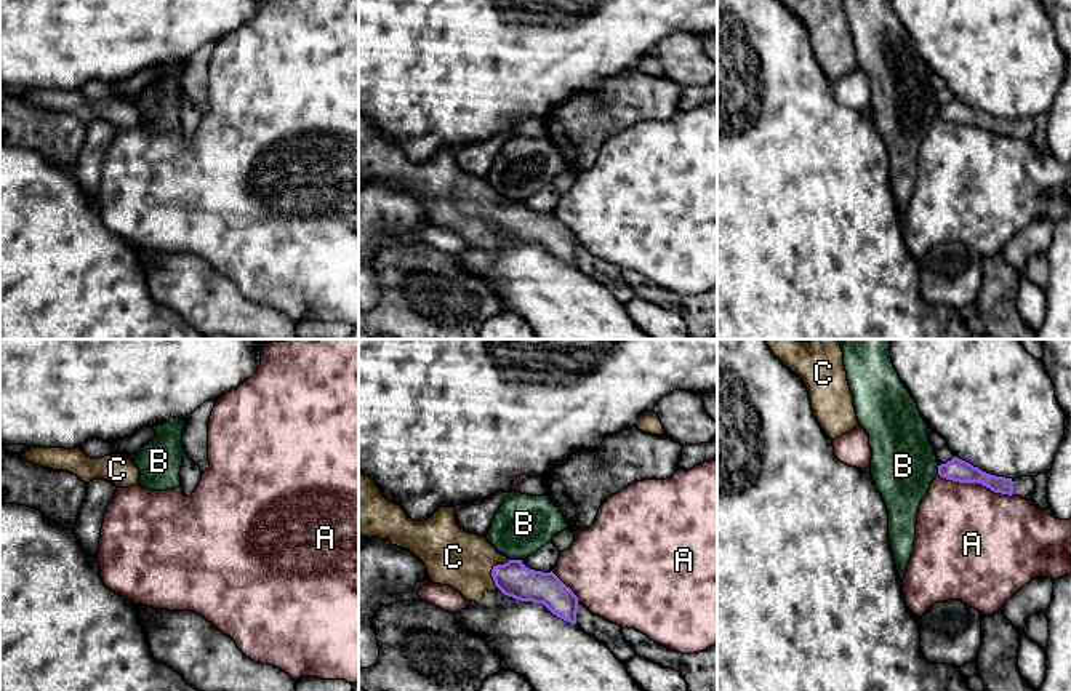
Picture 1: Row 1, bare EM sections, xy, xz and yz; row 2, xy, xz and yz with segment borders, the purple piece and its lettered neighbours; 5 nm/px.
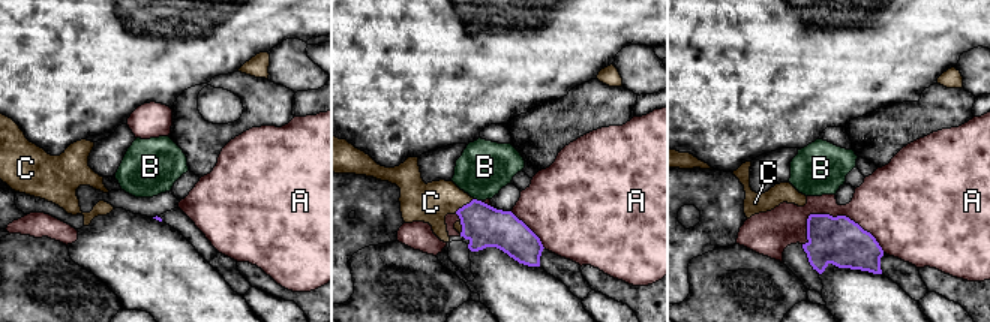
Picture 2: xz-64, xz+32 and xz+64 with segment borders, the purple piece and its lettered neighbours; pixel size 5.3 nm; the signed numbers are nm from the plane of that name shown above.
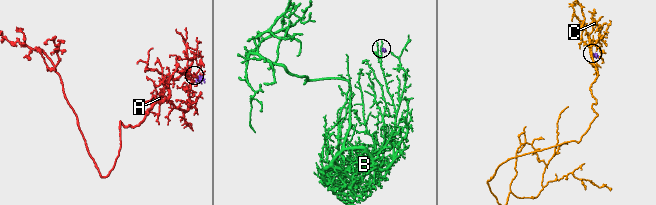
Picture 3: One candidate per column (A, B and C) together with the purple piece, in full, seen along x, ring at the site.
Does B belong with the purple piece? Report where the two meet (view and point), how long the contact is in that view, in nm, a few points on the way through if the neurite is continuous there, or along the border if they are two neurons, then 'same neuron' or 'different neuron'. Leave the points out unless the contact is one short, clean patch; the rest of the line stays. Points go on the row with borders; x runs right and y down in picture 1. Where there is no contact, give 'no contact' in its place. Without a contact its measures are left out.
meets purple in xz at (516, 560); contact 60 nm long; border along xz (511, 559), (521, 560); different neuron

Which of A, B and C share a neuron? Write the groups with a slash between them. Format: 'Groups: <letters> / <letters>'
Groups: A / B / C

